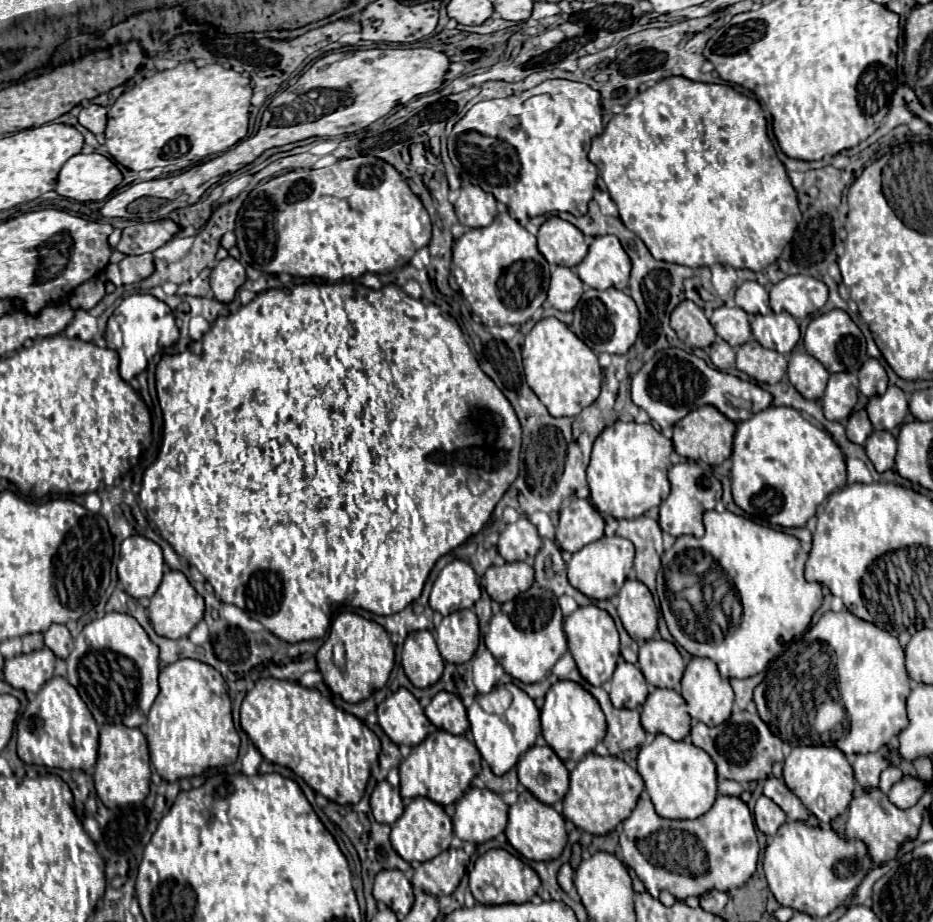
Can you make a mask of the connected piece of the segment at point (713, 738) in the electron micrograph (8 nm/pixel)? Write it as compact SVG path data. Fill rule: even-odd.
M735 710L723 724L719 726L705 726L703 722L695 722L691 726L691 742L699 748L703 748L713 762L717 764L717 776L727 778L727 780L737 780L737 782L751 782L751 780L763 780L771 774L771 766L777 760L783 760L783 750L781 750L781 740L767 728L767 724L759 718L759 714L749 714L745 710Z

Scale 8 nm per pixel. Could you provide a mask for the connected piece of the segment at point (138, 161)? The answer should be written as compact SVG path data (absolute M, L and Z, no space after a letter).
M179 62L171 70L143 78L109 106L105 128L107 152L115 162L133 172L155 166L191 168L247 136L251 96L251 80L231 68Z

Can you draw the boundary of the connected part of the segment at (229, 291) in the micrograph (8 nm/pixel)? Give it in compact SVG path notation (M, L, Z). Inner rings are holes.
M227 256L211 272L211 290L219 302L227 304L235 298L235 292L243 286L245 280L247 276L241 262Z

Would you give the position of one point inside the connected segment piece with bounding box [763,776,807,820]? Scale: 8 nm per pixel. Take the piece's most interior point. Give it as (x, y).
(775, 788)

